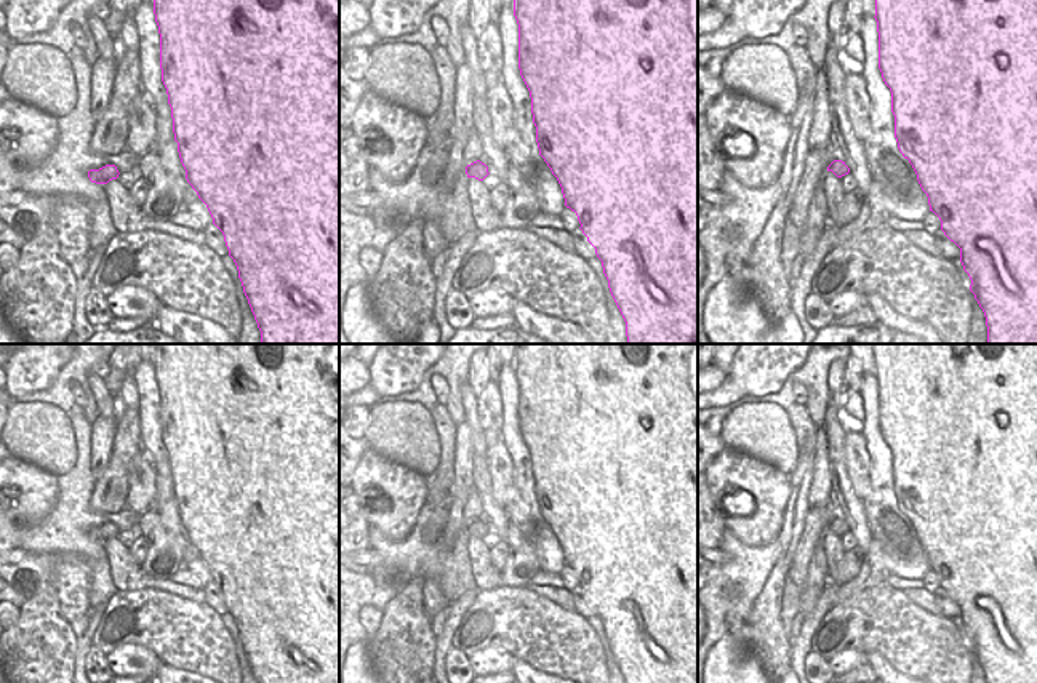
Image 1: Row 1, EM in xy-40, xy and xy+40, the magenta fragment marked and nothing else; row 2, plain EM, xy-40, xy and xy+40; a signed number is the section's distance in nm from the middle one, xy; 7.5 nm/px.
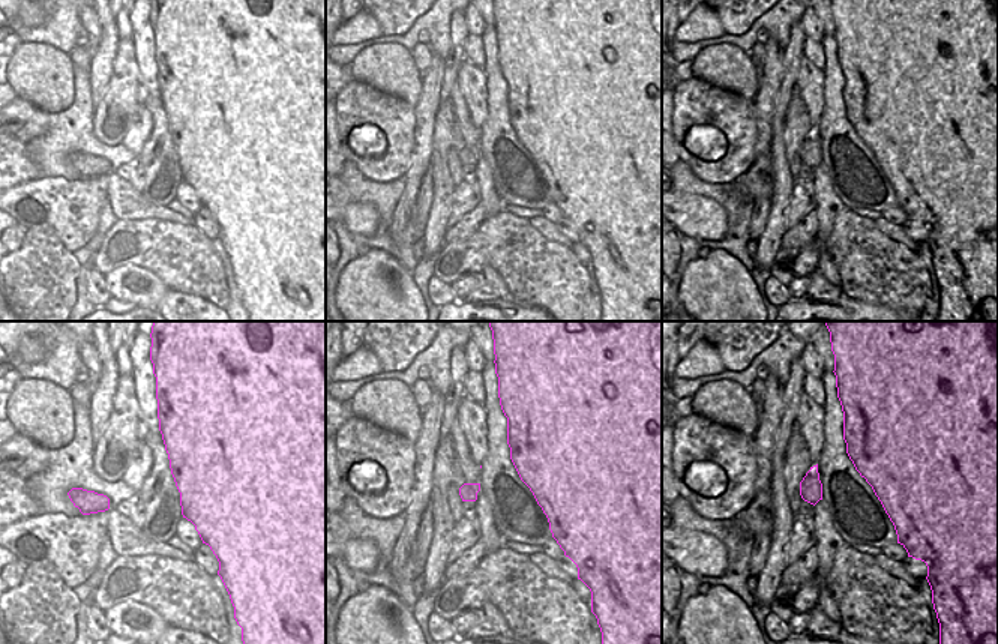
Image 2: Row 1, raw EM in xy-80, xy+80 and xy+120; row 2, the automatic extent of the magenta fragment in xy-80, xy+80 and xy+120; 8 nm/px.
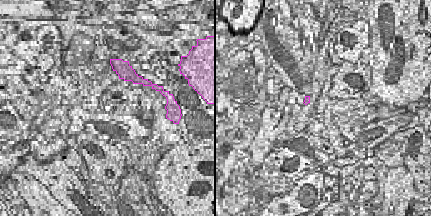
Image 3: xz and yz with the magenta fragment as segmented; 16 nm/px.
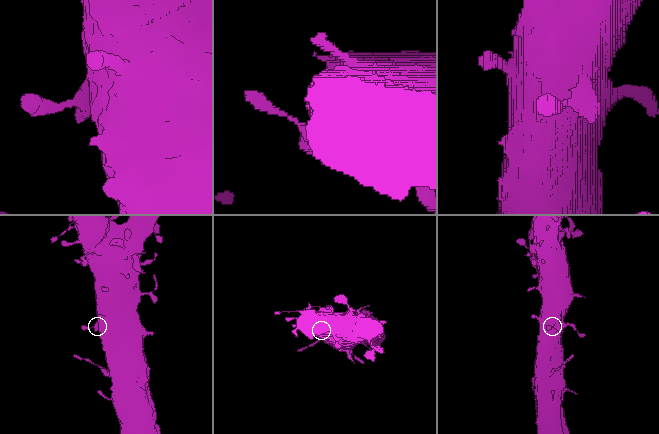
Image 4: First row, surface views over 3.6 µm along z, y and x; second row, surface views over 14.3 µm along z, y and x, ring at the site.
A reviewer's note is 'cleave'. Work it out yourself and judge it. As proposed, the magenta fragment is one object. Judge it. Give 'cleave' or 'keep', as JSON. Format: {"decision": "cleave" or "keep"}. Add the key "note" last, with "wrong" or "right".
{"decision": "keep", "note": "wrong"}

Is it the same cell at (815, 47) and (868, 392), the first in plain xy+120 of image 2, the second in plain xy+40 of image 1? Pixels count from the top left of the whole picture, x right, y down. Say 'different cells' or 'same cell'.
different cells

